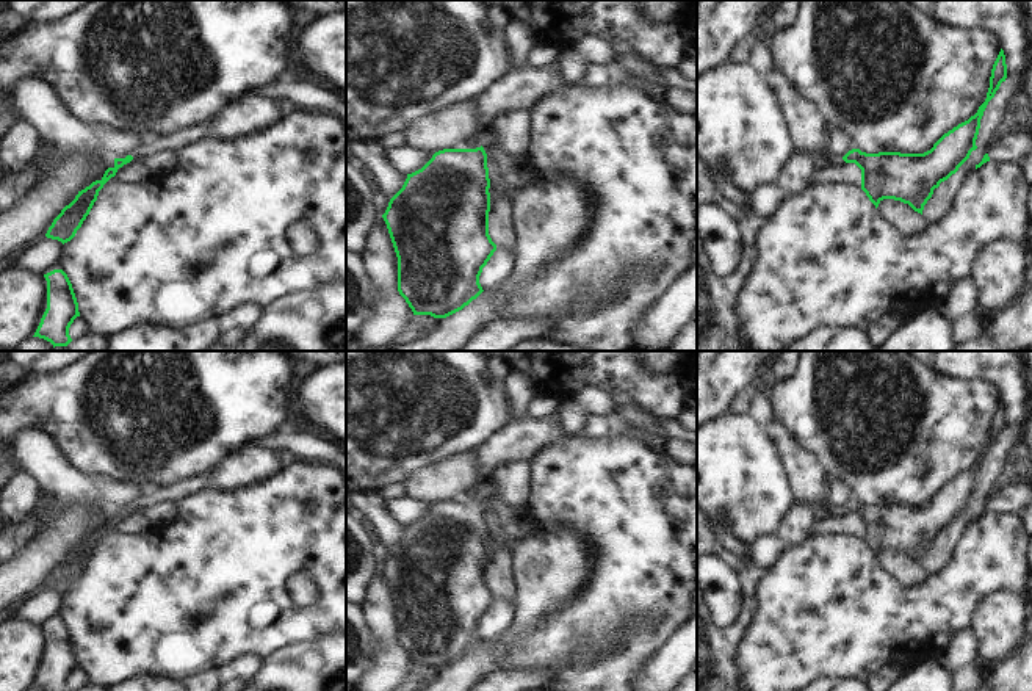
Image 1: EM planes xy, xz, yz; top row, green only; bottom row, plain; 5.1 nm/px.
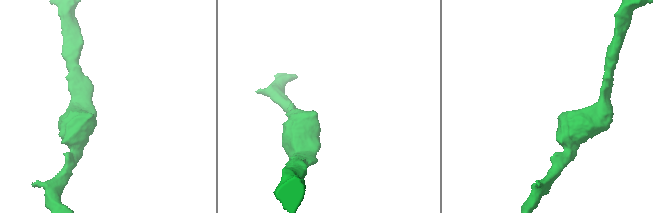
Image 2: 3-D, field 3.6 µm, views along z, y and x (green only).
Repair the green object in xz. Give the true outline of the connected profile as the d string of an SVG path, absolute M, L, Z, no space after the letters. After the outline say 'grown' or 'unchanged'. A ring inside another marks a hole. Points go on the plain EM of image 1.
M492 494L476 500L443 500L421 520L407 525L382 566L398 608L398 642L413 666L446 669L484 642L479 627L496 602L489 586L489 514L498 517L503 536L511 542L526 539L542 525L528 508L506 505Z; grown

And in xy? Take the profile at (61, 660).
M53 620L44 628L47 631L47 660L33 688L72 691L69 678L80 667L72 635L63 620Z; unchanged

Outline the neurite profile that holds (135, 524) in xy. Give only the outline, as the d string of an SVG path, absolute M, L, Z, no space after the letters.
M132 511L119 519L116 526L130 536L141 536L150 530L150 523L143 511Z

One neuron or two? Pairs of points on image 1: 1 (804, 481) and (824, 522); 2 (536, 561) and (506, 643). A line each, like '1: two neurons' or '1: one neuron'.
1: two neurons
2: one neuron

